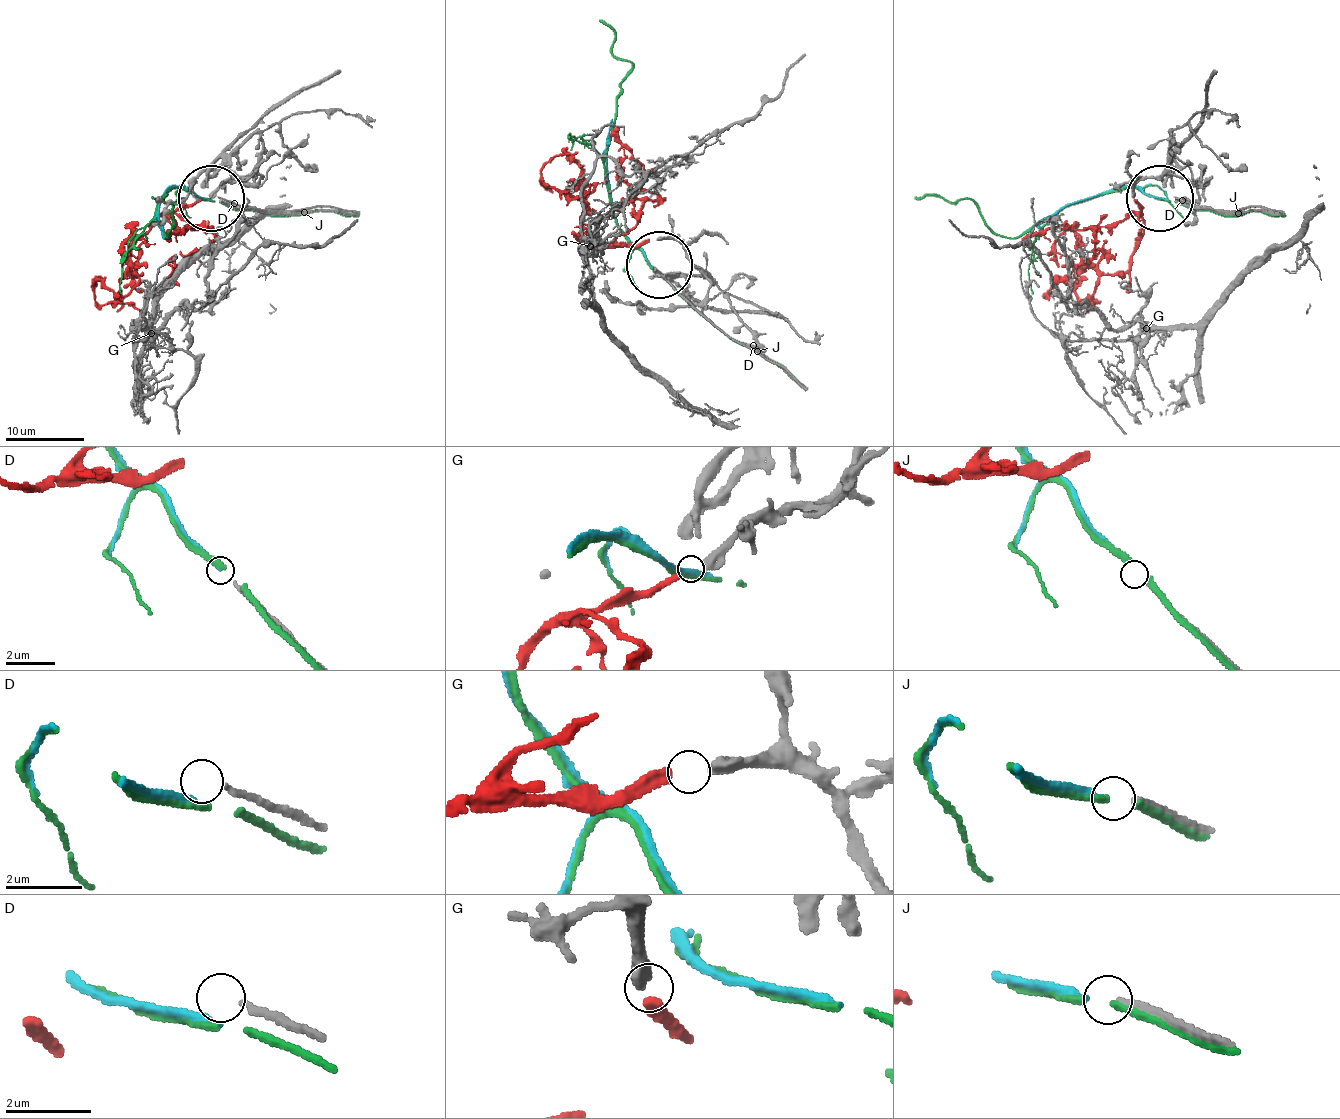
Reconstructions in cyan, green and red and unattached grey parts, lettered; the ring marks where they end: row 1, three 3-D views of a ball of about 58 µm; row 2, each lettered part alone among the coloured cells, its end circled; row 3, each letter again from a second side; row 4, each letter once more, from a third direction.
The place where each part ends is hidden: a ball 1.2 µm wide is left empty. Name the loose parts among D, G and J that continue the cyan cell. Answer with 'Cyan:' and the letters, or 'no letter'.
Cyan: J

